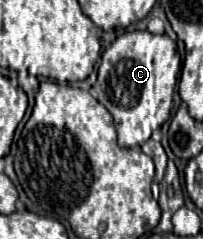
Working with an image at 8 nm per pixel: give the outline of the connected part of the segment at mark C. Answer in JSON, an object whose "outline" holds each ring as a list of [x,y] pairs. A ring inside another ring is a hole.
{"outline":[[[128,31],[120,35],[102,55],[98,67],[98,81],[94,85],[96,99],[112,113],[118,145],[124,149],[144,145],[154,129],[170,117],[172,97],[182,69],[182,59],[176,43],[168,35],[154,35],[150,31]]]}

